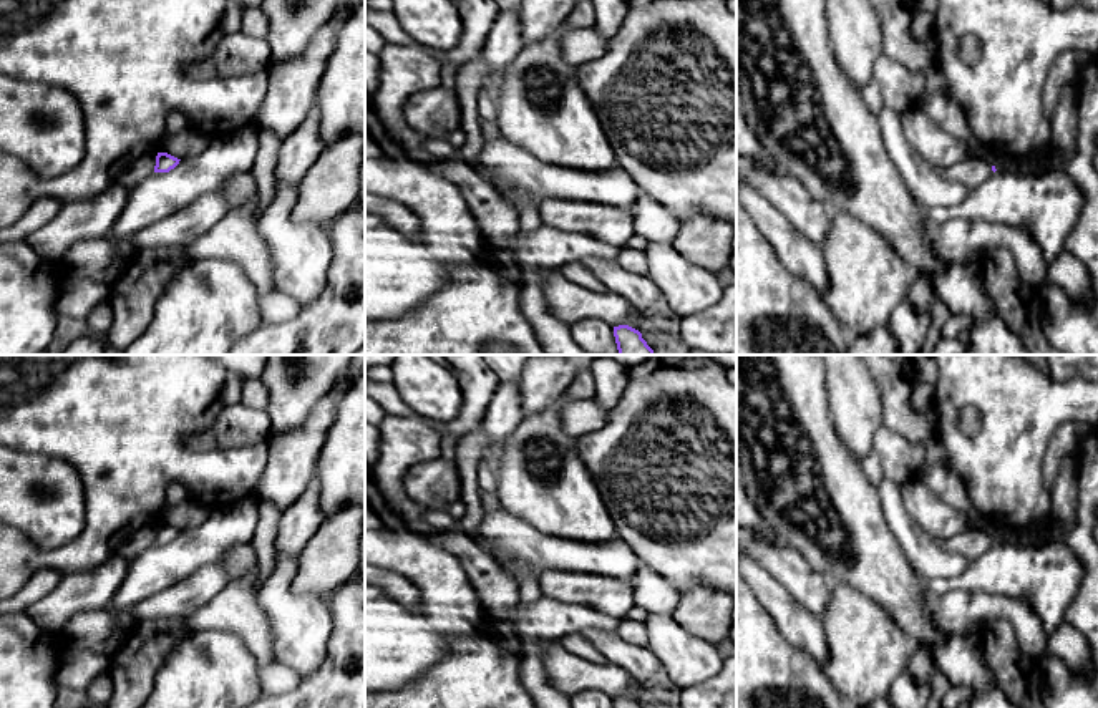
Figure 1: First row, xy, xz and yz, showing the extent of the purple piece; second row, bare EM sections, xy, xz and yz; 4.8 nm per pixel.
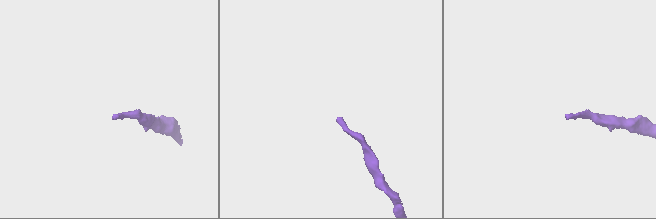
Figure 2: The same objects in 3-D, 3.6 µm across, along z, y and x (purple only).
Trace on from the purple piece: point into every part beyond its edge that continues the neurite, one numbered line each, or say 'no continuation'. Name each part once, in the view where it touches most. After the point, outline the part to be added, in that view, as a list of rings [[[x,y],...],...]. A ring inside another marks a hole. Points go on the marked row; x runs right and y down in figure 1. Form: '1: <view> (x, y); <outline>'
1: yz (974, 169); [[[969,156],[952,166],[934,166],[934,171],[945,179],[964,184],[969,191],[982,184],[994,172],[982,156]]]

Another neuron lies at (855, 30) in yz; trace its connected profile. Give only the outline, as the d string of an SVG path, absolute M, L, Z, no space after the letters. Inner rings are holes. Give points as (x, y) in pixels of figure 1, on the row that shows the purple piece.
M826 0L829 43L848 80L862 90L882 55L882 27L869 0Z

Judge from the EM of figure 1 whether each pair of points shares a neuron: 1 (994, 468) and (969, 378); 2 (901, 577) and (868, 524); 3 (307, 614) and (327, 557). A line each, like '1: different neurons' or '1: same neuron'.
1: same neuron
2: same neuron
3: different neurons

